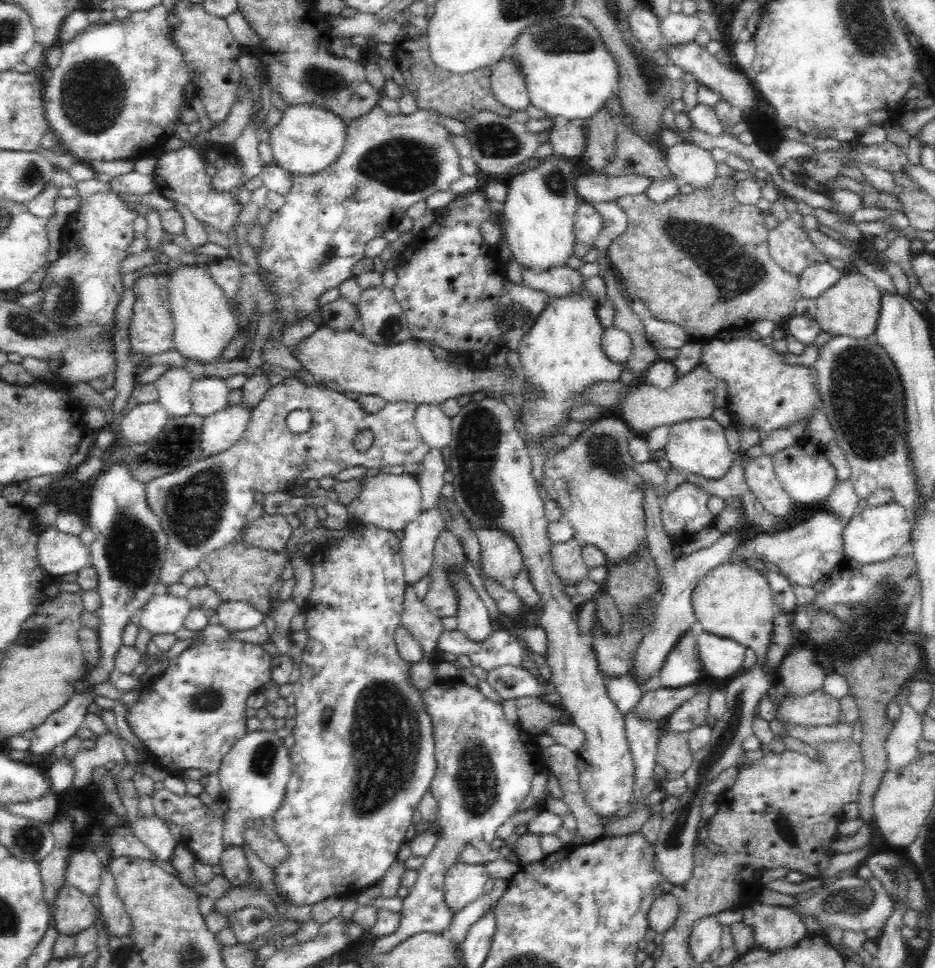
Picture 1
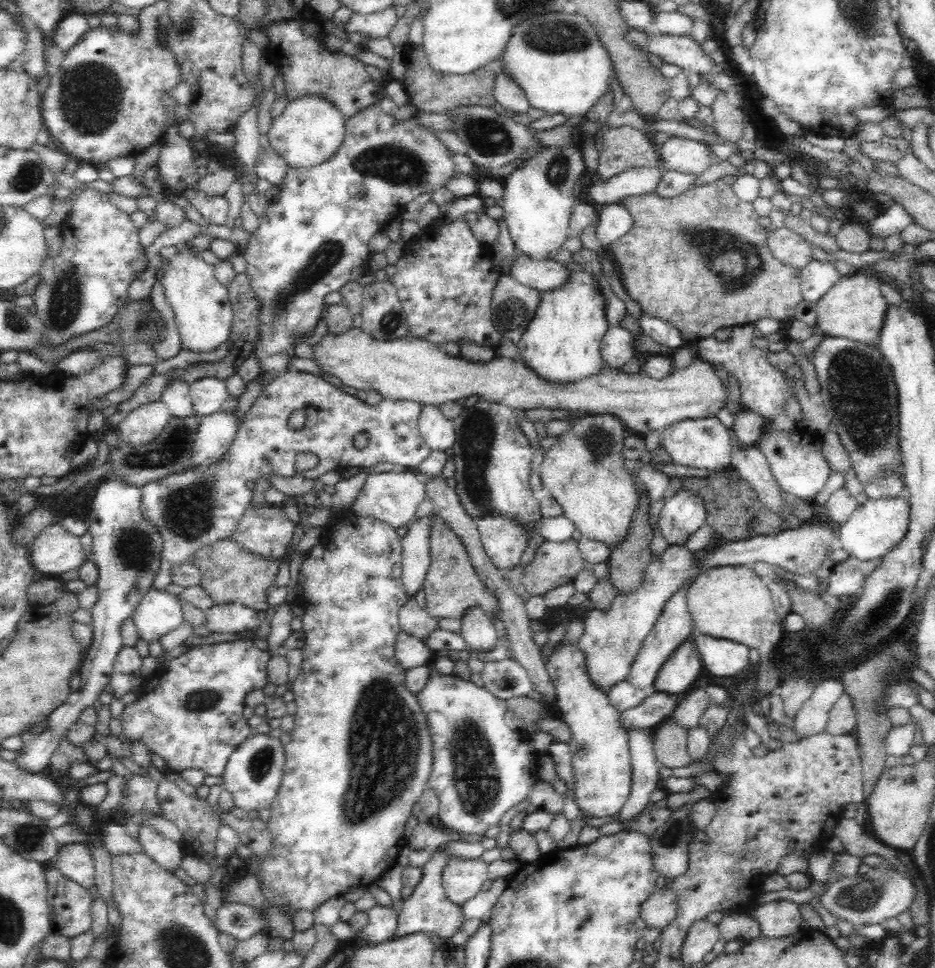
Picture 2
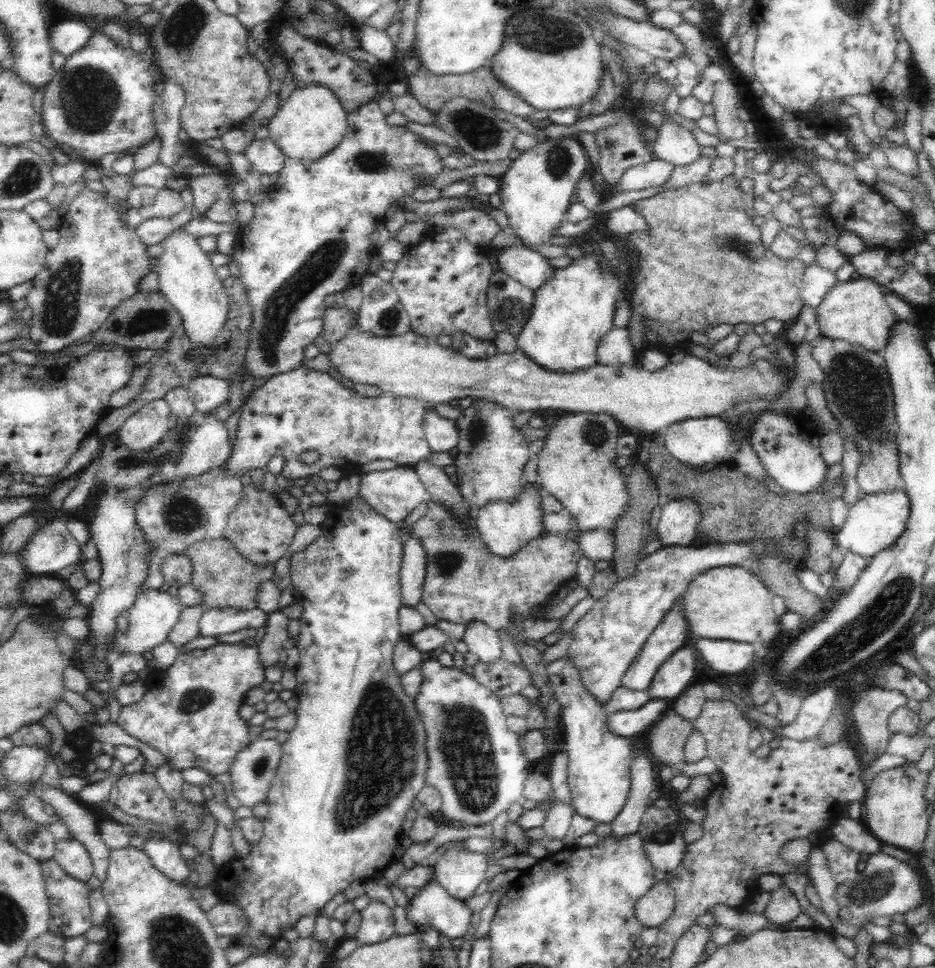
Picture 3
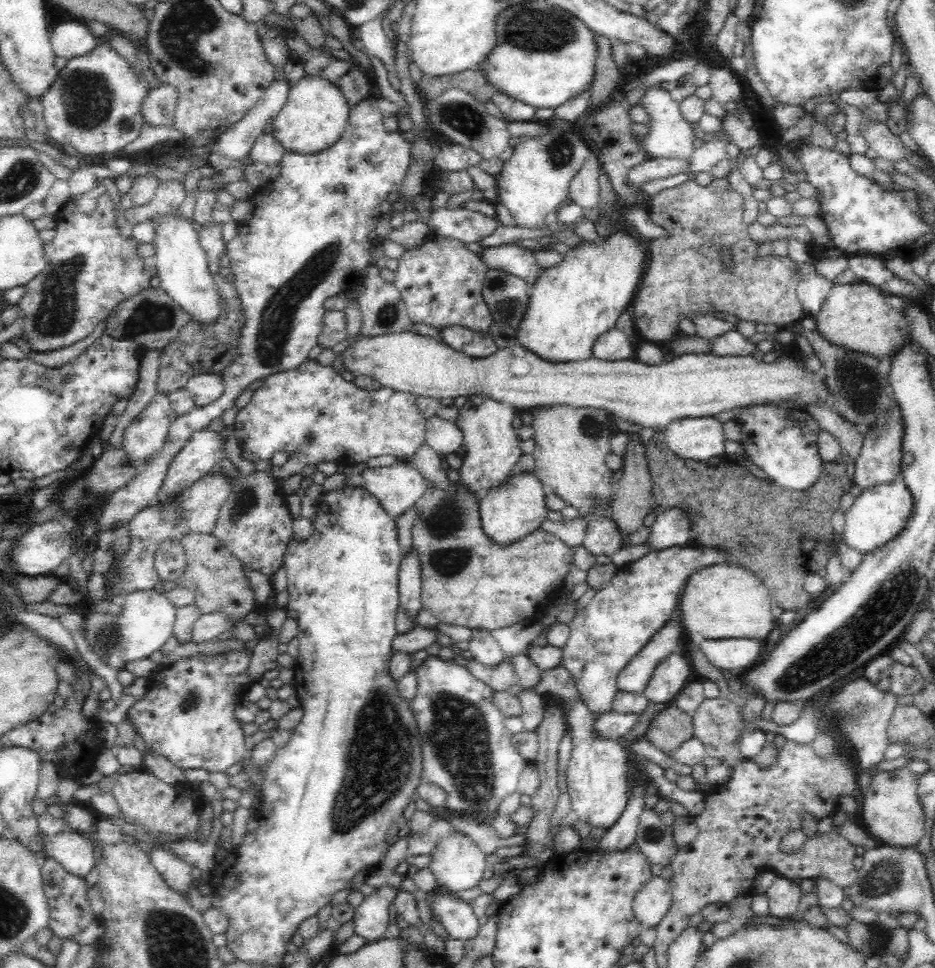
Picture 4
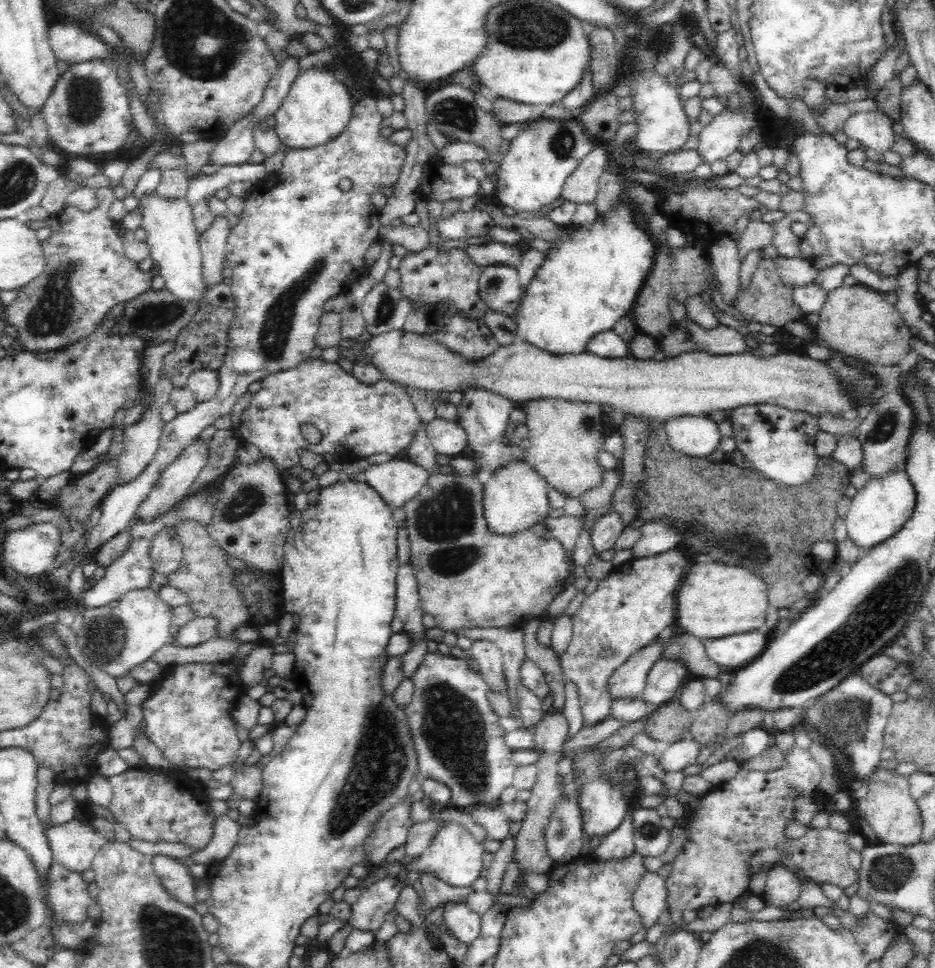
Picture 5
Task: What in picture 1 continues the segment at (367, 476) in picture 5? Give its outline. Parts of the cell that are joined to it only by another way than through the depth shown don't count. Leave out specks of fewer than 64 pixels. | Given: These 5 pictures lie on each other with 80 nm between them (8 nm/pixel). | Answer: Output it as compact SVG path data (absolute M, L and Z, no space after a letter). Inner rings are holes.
M409 472L401 476L378 474L378 476L368 477L364 484L364 490L347 505L347 510L351 521L374 525L392 532L403 530L408 523L423 512L418 480L414 474Z

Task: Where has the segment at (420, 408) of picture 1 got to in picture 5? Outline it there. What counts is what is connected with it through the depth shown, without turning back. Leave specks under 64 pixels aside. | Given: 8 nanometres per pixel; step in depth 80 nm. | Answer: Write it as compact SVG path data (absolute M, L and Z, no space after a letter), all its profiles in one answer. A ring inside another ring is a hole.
M434 418L424 424L425 432L437 454L460 456L467 447L467 435L456 420Z

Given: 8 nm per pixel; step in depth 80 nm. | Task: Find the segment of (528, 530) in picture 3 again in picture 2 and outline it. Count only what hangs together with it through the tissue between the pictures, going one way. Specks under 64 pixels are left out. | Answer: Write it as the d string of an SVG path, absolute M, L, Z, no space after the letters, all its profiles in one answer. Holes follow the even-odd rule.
M488 514L488 516L482 516L482 518L475 520L475 523L477 524L481 543L491 564L499 572L508 572L508 570L516 568L520 564L520 557L530 541L526 537L528 533L518 525L518 522L503 518L498 514Z

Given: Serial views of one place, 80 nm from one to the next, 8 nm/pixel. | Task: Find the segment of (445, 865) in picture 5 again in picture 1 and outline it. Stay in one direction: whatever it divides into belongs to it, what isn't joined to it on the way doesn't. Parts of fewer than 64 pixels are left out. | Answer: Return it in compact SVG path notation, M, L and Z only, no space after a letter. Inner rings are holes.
M458 861L445 874L444 901L453 916L478 900L484 892L490 873L483 864L465 864Z

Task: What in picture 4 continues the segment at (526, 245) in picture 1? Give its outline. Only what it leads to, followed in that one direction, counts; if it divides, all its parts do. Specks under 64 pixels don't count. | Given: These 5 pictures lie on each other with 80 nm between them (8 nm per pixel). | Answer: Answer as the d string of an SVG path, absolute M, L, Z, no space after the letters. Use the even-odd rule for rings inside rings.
M551 123L551 131L538 137L526 137L516 147L513 156L504 161L502 170L495 175L498 203L508 208L514 225L520 228L542 228L546 217L569 198L569 184L578 174L591 153L589 143L574 125Z

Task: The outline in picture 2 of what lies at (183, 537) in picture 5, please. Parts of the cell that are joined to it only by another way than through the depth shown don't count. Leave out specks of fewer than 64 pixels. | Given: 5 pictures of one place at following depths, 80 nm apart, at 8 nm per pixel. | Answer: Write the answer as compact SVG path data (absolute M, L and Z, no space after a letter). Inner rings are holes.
M231 538L205 546L193 556L193 564L202 573L202 584L199 586L211 596L215 605L240 602L259 611L270 607L267 592L274 586L281 563L282 559L254 554Z

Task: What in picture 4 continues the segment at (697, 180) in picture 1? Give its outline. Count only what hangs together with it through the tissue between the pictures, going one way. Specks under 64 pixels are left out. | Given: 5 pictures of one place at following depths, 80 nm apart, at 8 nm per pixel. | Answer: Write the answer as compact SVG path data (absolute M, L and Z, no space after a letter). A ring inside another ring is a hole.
M657 86L650 87L646 90L644 98L638 102L639 105L646 109L646 112L650 114L652 122L648 134L641 139L643 149L649 154L651 158L678 158L688 159L693 155L695 151L694 147L694 133L692 133L692 127L687 120L684 120L682 113L680 113L679 104L672 101L672 96L663 88L657 88Z

